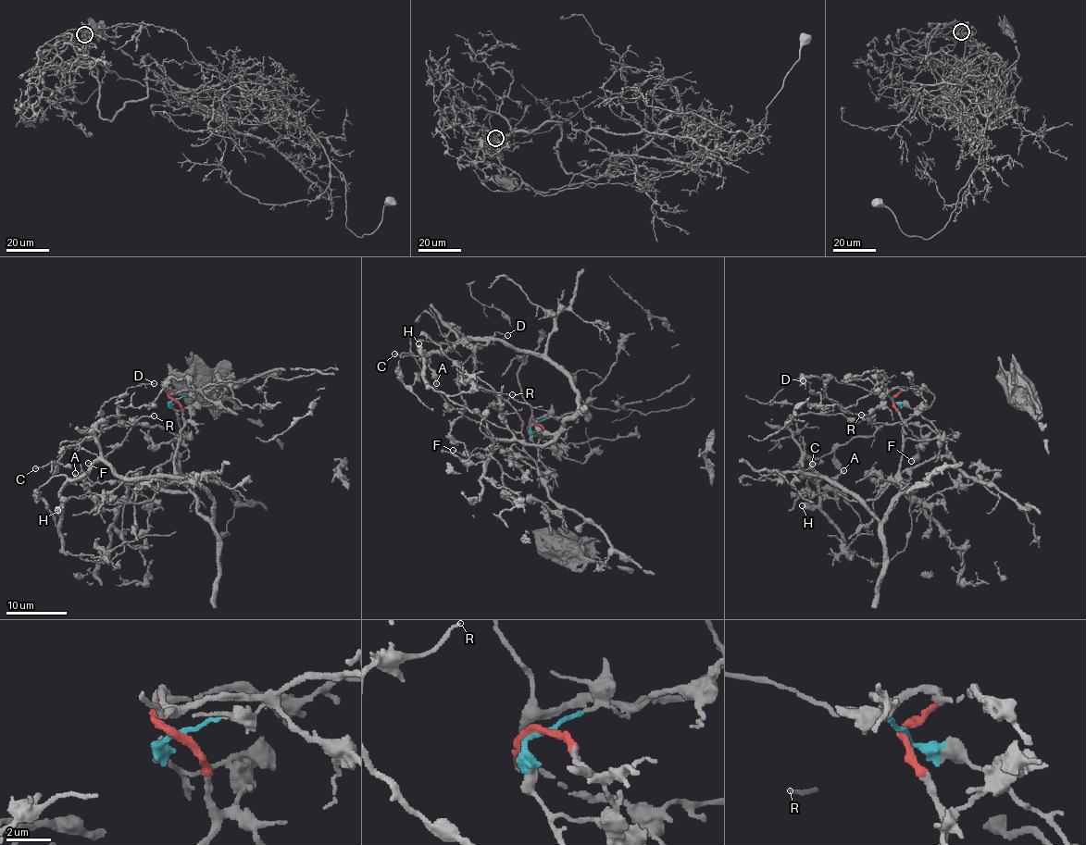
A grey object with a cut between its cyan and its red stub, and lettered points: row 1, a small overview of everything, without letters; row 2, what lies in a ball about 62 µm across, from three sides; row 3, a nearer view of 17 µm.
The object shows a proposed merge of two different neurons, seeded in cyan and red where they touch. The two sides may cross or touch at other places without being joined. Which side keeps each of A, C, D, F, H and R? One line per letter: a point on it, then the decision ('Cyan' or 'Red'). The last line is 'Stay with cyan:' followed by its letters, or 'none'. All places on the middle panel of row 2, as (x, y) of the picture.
A: Place: (436, 383). Red
C: Place: (394, 354). Cyan
D: Place: (507, 335). Cyan
F: Place: (453, 450). Cyan
H: Place: (418, 343). Red
R: Place: (512, 394). Cyan
Stay with cyan: C, D, F, R

